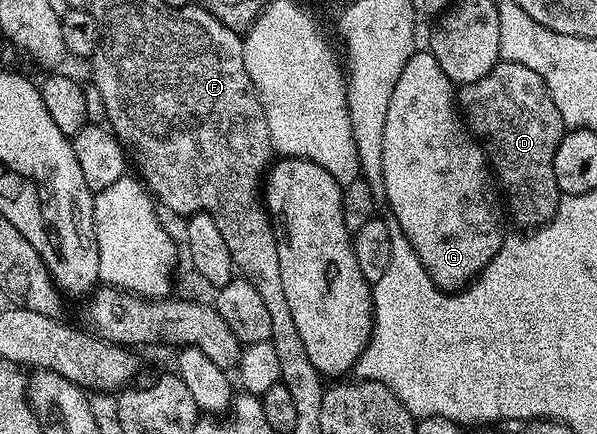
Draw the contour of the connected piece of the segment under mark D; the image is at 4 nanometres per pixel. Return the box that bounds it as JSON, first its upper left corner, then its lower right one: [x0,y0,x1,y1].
[456,61,568,228]

